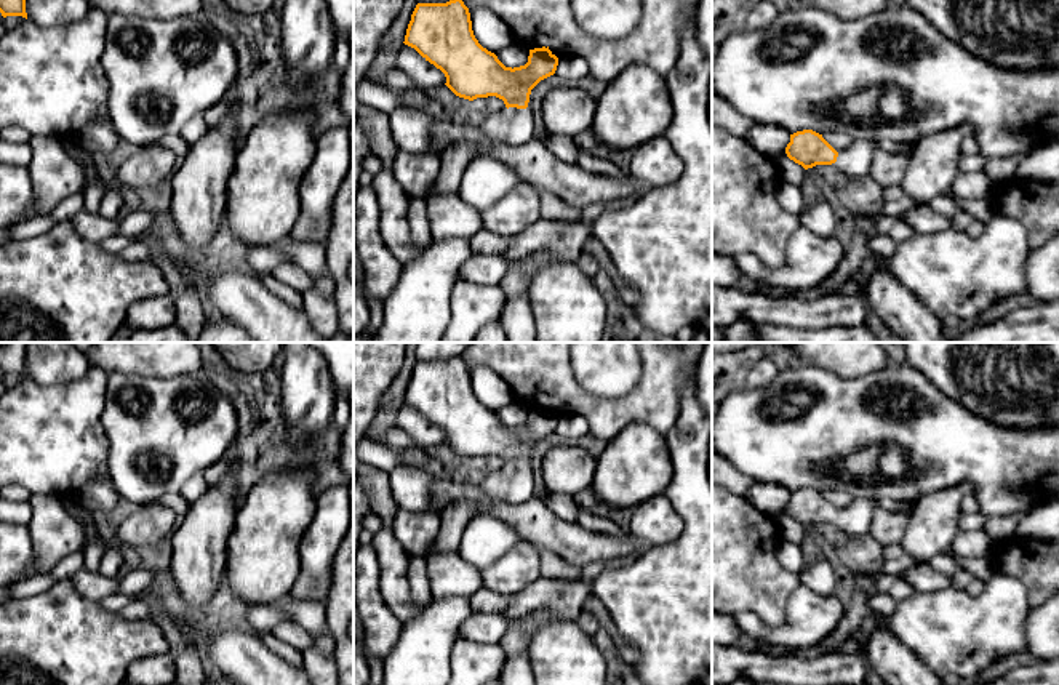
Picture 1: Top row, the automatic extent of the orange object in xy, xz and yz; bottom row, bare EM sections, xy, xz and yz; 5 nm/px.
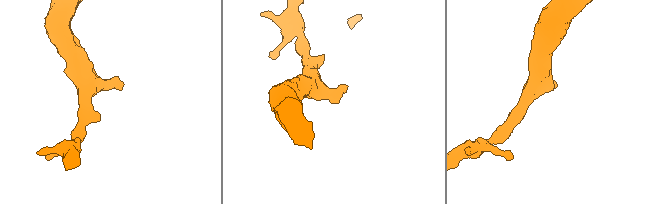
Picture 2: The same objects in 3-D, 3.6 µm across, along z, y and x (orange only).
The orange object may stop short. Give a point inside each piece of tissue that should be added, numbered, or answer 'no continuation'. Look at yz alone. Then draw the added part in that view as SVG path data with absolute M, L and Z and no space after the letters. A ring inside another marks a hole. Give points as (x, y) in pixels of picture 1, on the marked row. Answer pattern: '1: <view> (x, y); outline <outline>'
1: yz (855, 162); outline M856 139L848 149L838 152L835 165L843 174L845 186L856 187L870 176L870 163L877 149L873 141Z

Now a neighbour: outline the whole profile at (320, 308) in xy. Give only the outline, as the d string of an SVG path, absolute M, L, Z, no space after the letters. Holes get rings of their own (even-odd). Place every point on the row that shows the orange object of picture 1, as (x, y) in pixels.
M330 269L314 277L314 286L302 294L304 312L314 330L325 339L342 334L354 342L354 334L341 330L338 306L334 299L336 280Z

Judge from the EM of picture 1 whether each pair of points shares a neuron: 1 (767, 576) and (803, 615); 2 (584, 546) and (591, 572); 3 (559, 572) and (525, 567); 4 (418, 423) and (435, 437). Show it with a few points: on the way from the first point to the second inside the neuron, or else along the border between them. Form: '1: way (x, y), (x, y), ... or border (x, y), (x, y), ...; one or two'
1: border (800, 583), (781, 624), (768, 626), (752, 613); two
2: border (626, 556), (592, 560), (581, 567); two
3: border (533, 543), (539, 554), (539, 572), (543, 575); two
4: way (423, 428), (431, 434); one

